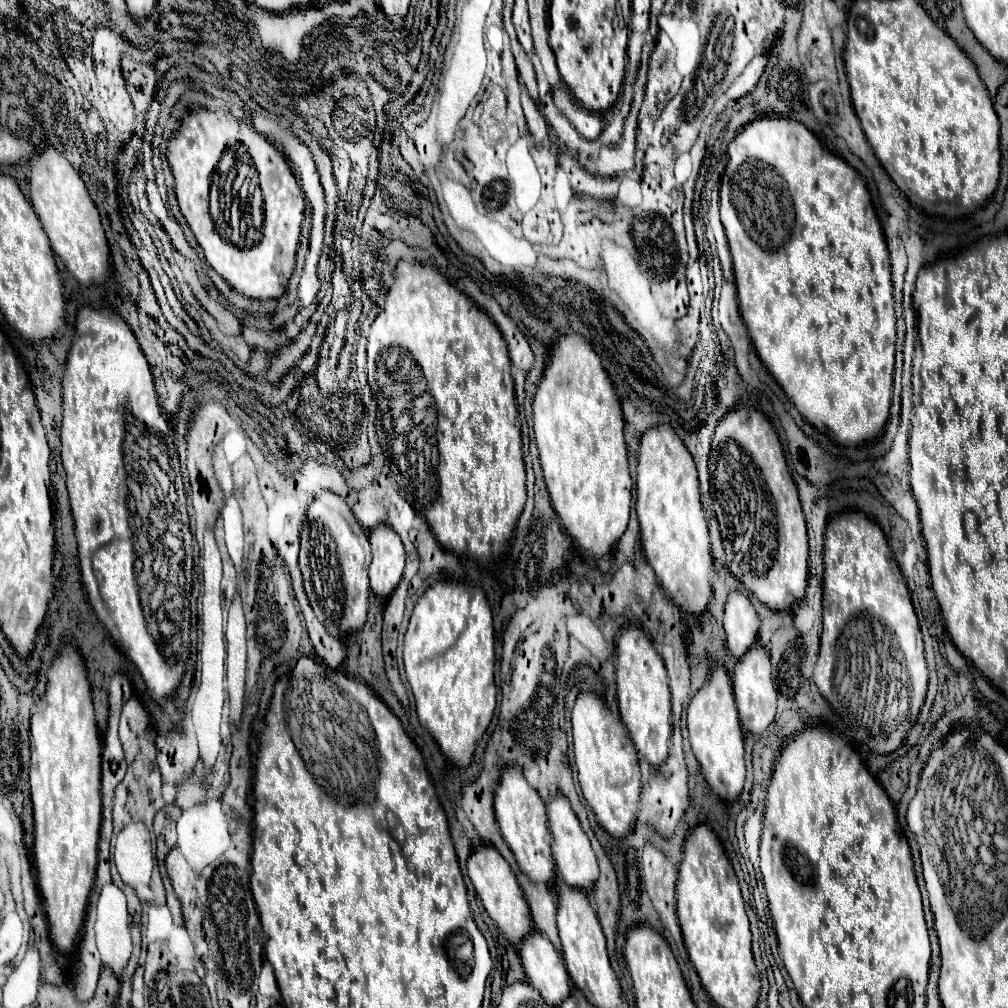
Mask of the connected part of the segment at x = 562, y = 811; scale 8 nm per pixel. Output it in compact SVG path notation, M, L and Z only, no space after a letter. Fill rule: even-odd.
M562 791L554 793L554 797L546 801L546 819L548 819L548 829L550 829L550 835L552 835L552 855L554 855L556 871L560 875L560 879L566 885L572 885L572 887L578 887L578 889L588 889L598 877L596 853L594 853L590 839L584 833L576 813L572 811L568 797Z

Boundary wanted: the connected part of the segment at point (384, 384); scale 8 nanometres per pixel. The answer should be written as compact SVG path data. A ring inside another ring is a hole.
M398 261L396 273L394 273L394 285L390 287L386 295L384 309L378 313L370 327L368 335L368 383L372 387L372 393L378 395L378 439L380 447L384 449L384 455L390 461L390 471L394 473L394 479L398 481L398 487L406 491L406 497L410 505L426 515L436 539L440 545L448 551L454 551L456 555L468 555L478 559L482 565L494 561L500 557L502 549L512 537L512 531L516 527L516 521L522 513L524 501L526 501L526 473L524 473L524 461L522 461L522 439L520 431L516 427L516 397L514 397L514 379L510 375L510 355L508 345L496 327L496 323L460 289L456 289L448 277L444 277L434 267L426 267L420 261ZM412 421L414 425L420 425L424 431L434 429L436 423L444 425L444 433L398 433L400 427L408 425Z

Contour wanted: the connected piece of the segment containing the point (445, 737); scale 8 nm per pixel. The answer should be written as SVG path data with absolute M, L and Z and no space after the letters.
M458 581L434 583L418 599L414 613L410 617L408 631L404 635L404 669L410 689L414 693L418 719L422 727L426 727L430 735L436 739L442 753L458 767L466 767L470 763L474 745L488 729L496 707L496 685L494 685L496 639L492 609L484 591L478 593L480 595L472 593L466 583Z

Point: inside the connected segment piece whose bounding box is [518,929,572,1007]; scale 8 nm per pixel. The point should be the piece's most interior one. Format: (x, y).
(543, 965)

